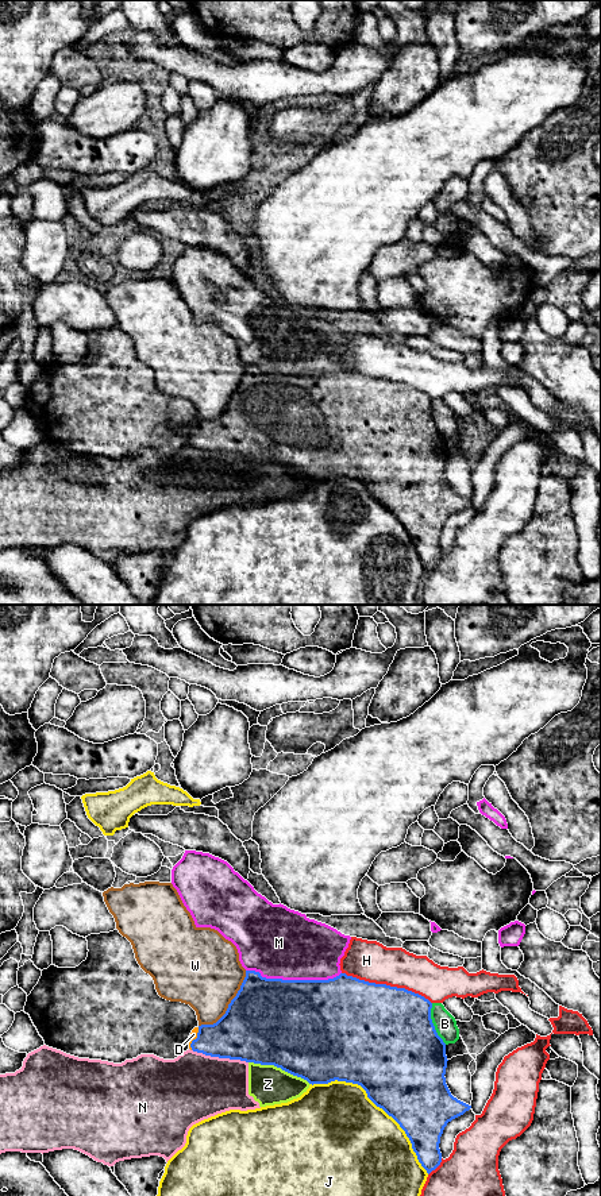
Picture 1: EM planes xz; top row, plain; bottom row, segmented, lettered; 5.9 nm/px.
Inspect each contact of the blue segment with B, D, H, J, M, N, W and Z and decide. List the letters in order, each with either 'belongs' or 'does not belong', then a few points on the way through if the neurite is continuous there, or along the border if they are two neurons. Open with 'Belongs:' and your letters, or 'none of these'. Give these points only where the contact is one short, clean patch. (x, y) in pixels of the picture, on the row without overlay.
Belongs: D
B: does not belong
D: belongs; runs through xz (238, 429), (228, 433), (196, 433), (193, 429)
H: does not belong
J: does not belong
M: does not belong
N: does not belong
W: does not belong
Z: does not belong

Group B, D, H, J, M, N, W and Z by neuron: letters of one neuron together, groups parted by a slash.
B / D / H / J / M / N Z / W

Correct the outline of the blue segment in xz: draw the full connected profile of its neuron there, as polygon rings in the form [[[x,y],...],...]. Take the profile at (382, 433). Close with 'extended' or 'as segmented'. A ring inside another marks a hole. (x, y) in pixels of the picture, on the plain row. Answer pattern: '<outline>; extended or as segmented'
[[[246,366],[246,373],[238,386],[236,391],[228,400],[226,409],[213,420],[201,420],[194,423],[189,431],[189,444],[197,448],[203,448],[211,452],[240,455],[246,458],[254,458],[261,460],[274,460],[282,466],[307,475],[309,479],[328,479],[331,477],[346,477],[361,481],[367,493],[380,504],[382,504],[389,512],[392,512],[400,522],[405,526],[412,539],[412,544],[417,551],[419,558],[429,570],[442,558],[442,548],[439,544],[440,532],[444,522],[452,514],[463,510],[471,504],[471,501],[454,493],[446,479],[446,439],[438,431],[431,414],[432,398],[424,391],[408,386],[405,383],[390,382],[386,379],[375,379],[365,375],[359,375],[346,369],[328,375],[282,375],[282,374],[266,374],[259,367]]]; extended

